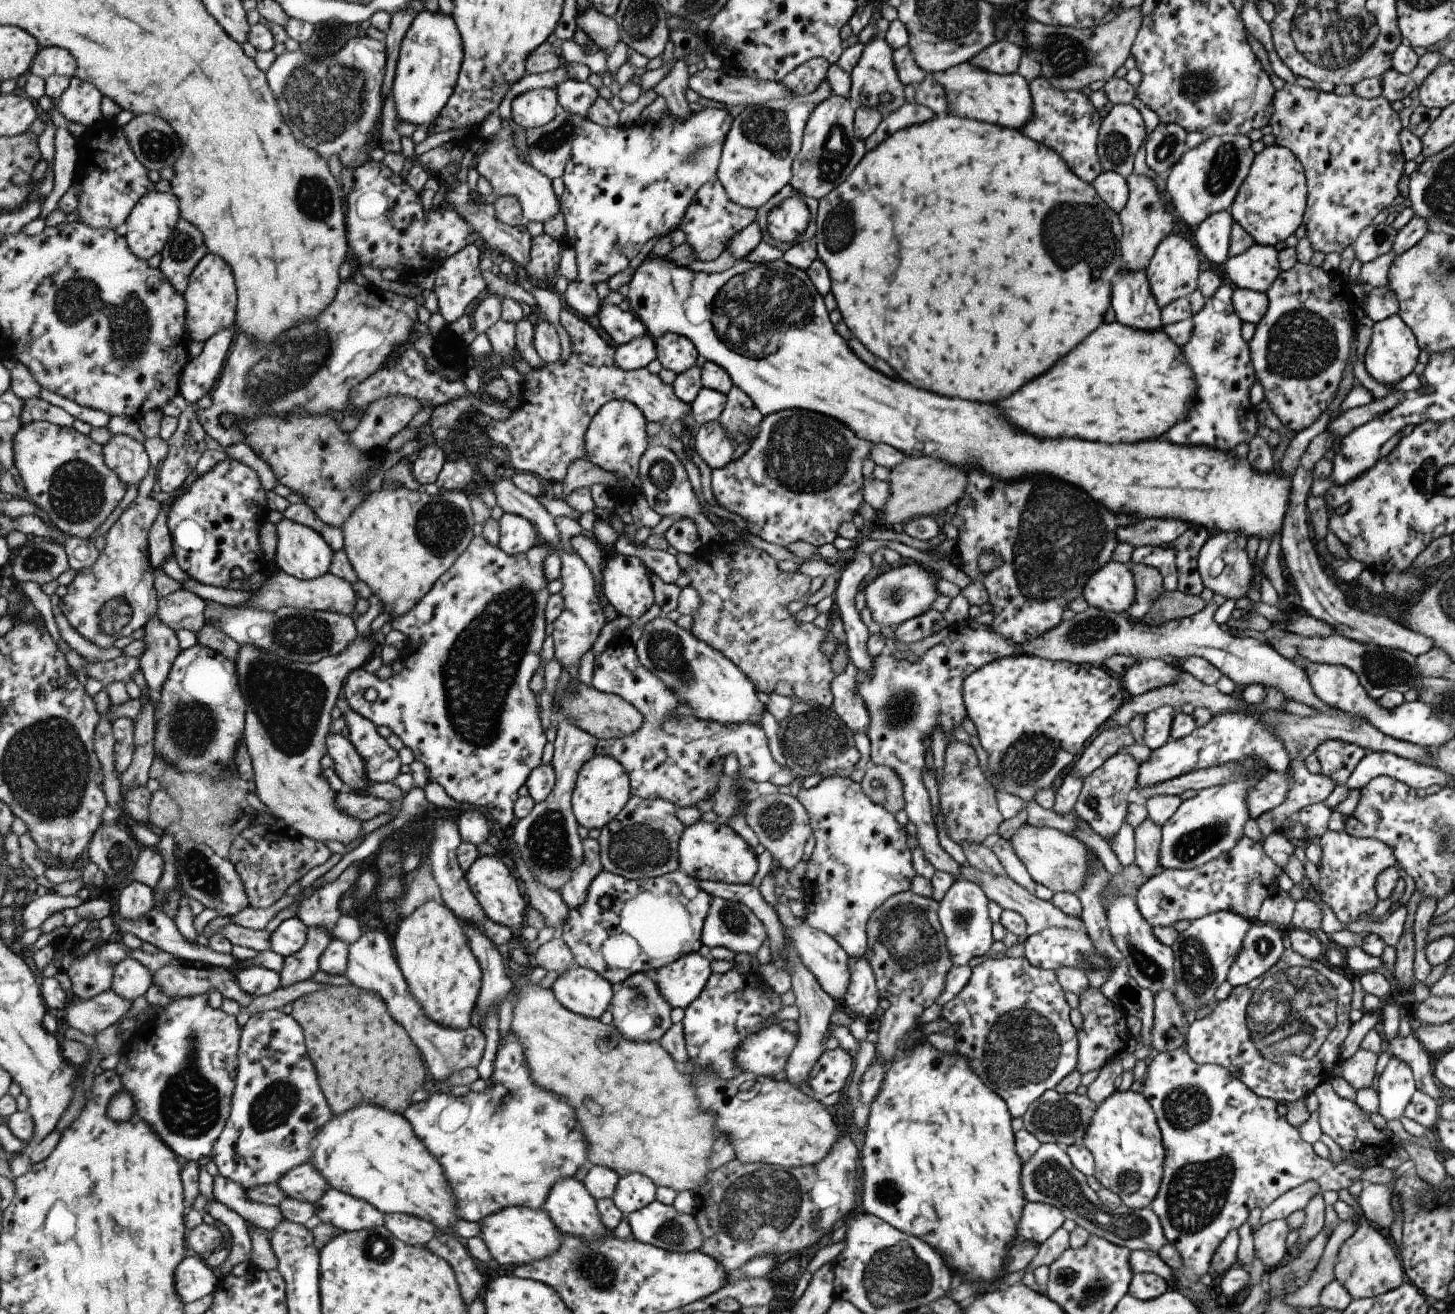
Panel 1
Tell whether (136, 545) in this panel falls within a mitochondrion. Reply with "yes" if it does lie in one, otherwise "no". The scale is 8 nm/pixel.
no

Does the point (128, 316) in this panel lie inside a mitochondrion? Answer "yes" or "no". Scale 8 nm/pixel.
yes

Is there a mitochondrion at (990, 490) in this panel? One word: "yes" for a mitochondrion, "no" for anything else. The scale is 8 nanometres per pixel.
no

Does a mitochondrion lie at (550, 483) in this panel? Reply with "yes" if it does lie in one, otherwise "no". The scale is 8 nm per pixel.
no

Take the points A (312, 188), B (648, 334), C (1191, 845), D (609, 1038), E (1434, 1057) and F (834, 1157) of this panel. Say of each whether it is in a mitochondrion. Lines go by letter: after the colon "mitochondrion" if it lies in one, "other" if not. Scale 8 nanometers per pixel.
A: mitochondrion
B: other
C: mitochondrion
D: other
E: other
F: other

